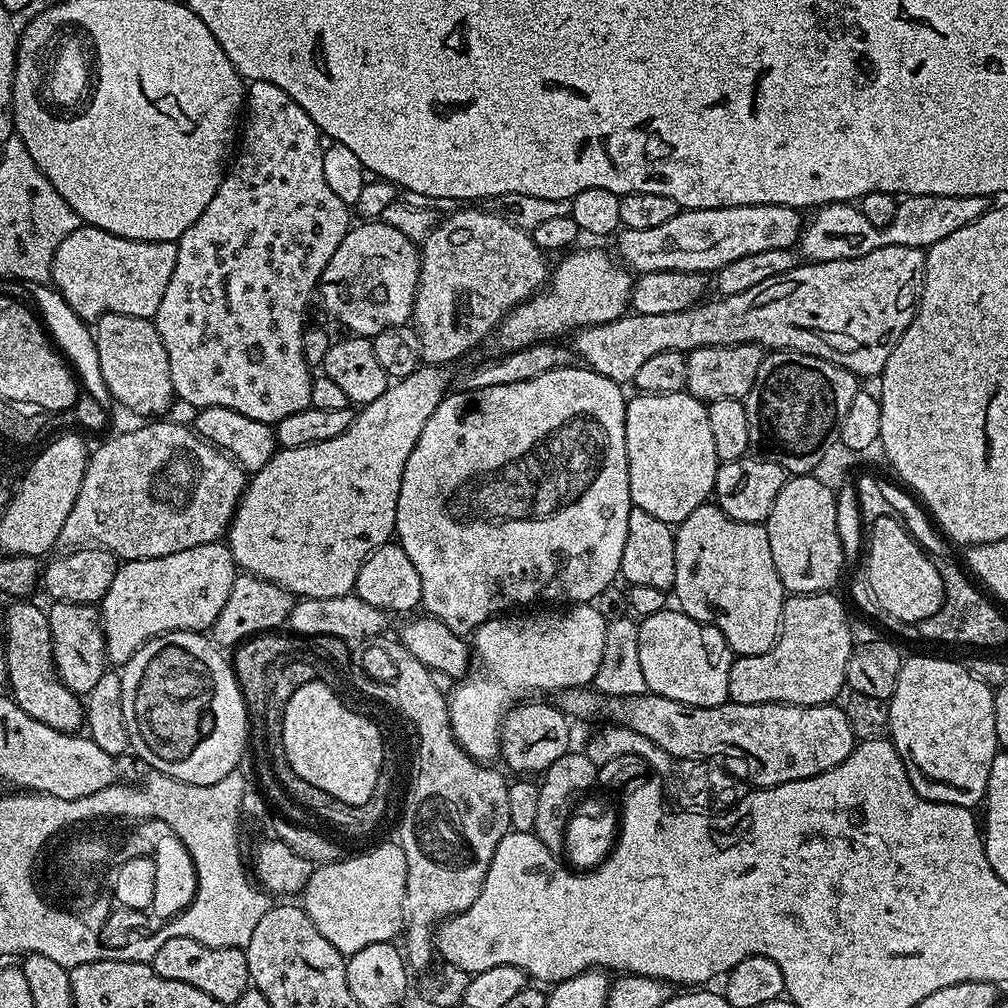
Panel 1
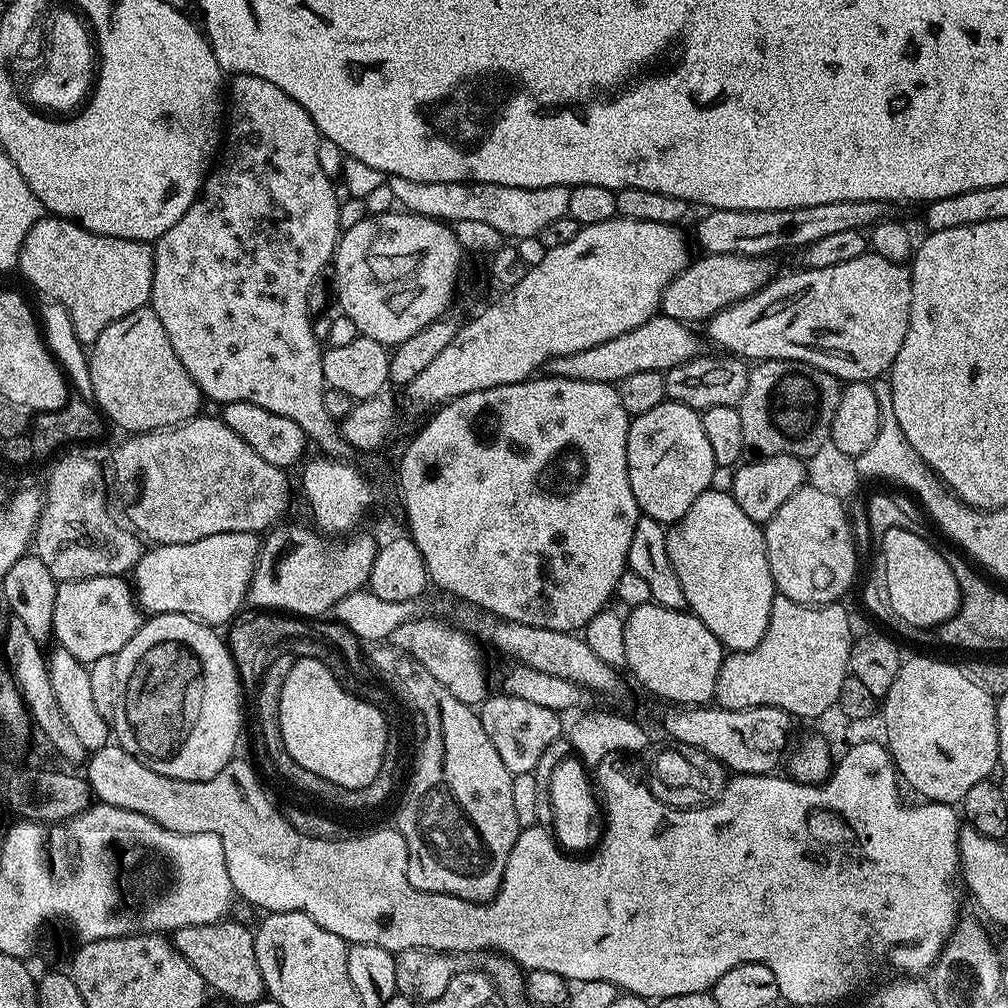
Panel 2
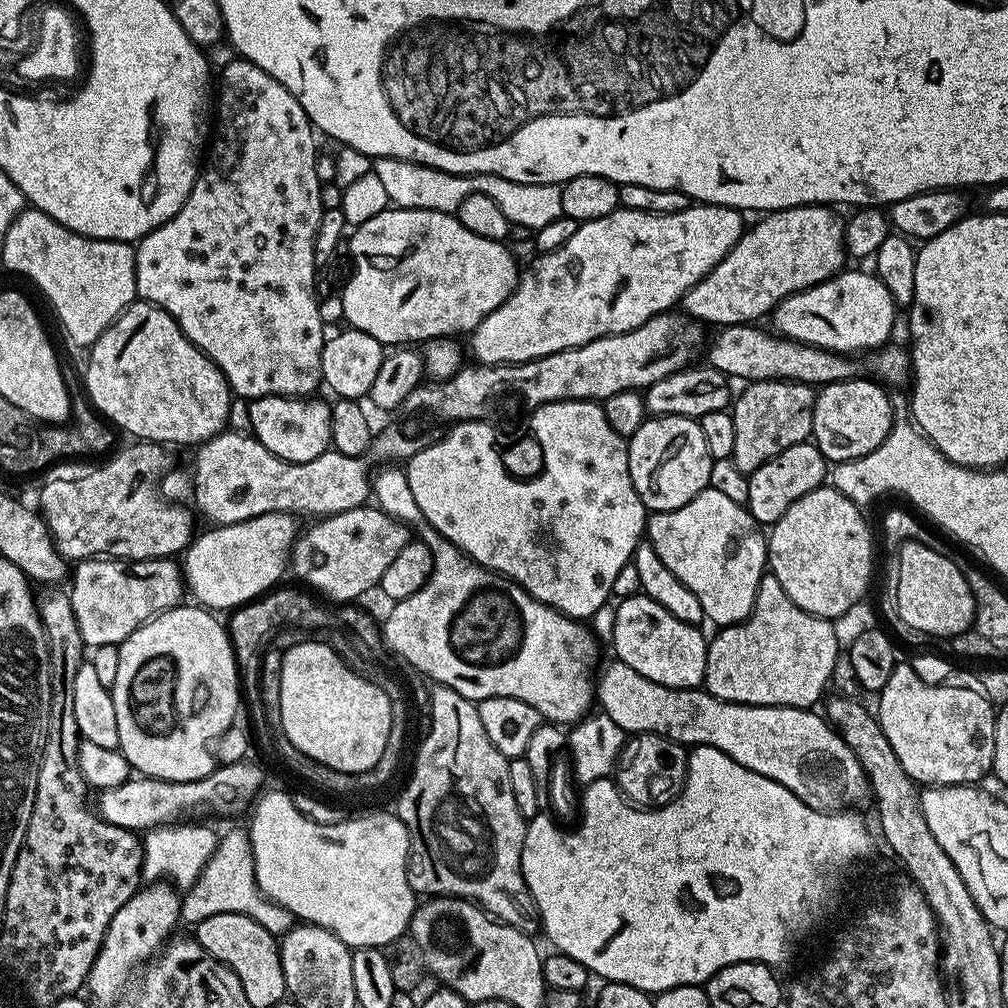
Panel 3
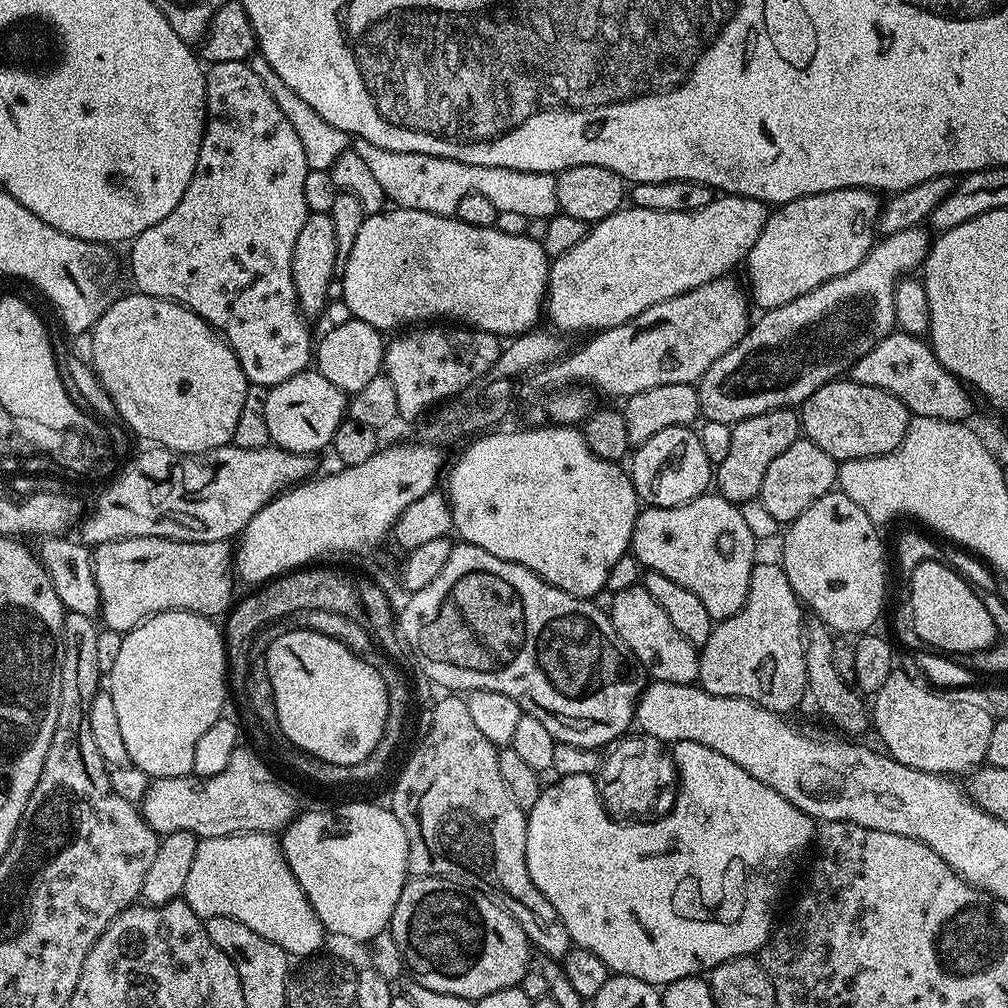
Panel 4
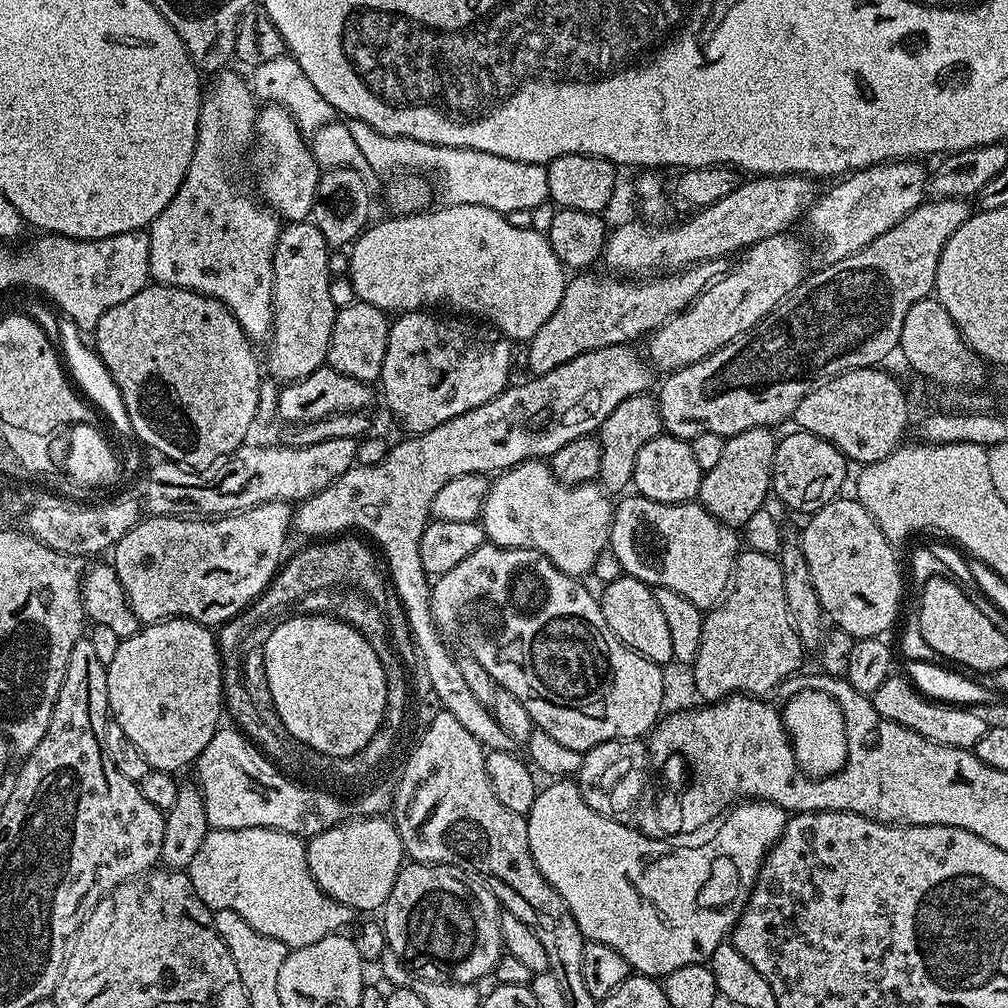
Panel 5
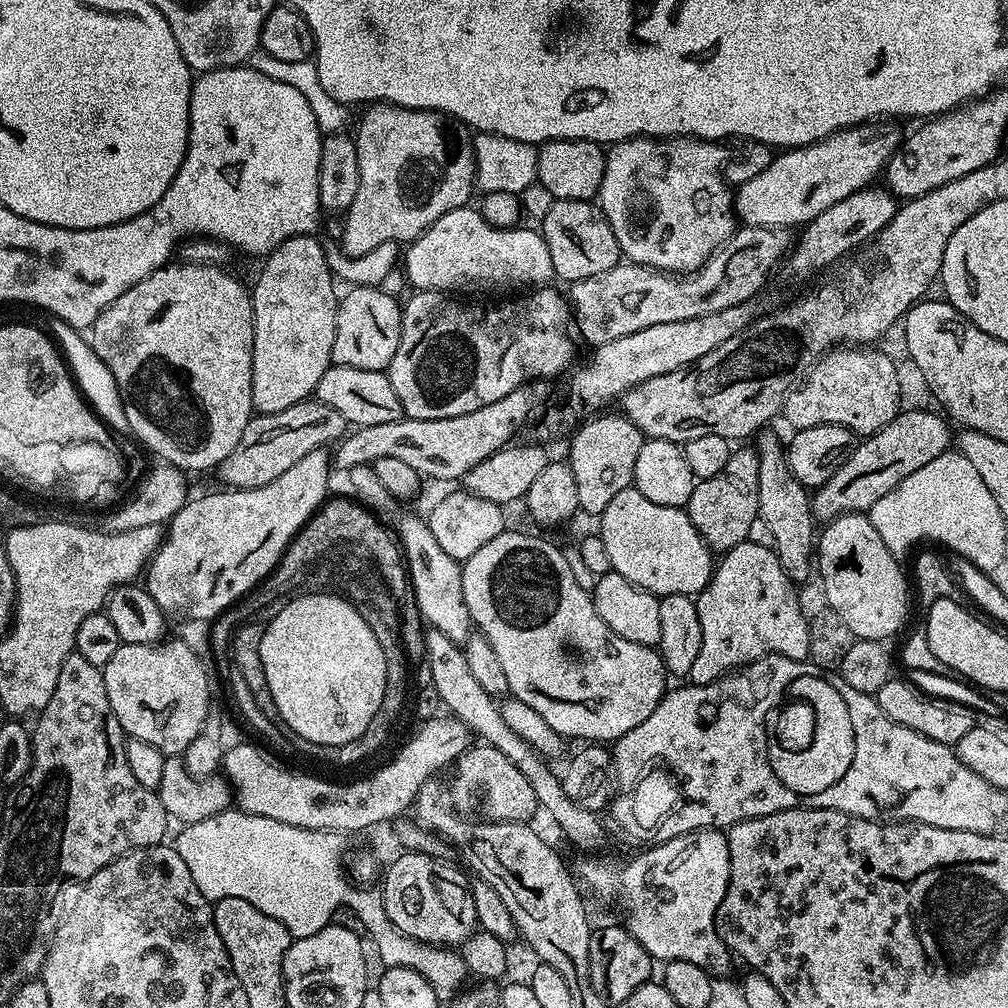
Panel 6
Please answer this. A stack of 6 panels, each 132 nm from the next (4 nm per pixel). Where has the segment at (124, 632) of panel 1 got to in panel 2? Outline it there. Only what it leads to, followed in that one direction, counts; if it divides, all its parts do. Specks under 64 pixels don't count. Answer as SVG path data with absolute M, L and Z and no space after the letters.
M231 532L210 534L210 538L198 538L198 542L149 547L134 569L136 602L148 614L182 614L209 626L227 625L241 611L239 608L245 607L261 543L261 537L255 532Z

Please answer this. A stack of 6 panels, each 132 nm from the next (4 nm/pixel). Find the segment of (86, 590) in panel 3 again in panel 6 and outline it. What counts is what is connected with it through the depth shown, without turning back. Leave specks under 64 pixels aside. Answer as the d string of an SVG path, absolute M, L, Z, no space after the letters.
M327 447L310 450L306 458L294 462L290 470L278 474L274 482L266 482L266 486L208 492L197 500L196 497L189 499L182 510L178 510L178 514L174 514L174 518L168 521L159 549L152 555L146 569L148 593L154 602L158 602L165 617L211 622L265 580L297 532L329 499L328 464L330 468L330 452Z

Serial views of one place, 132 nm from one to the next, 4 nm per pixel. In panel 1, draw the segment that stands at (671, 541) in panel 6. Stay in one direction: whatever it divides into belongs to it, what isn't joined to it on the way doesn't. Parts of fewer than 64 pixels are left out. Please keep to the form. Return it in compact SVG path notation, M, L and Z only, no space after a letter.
M706 502L690 514L690 518L675 525L674 582L679 611L694 618L700 624L712 624L726 638L728 647L736 656L753 656L770 650L780 635L780 619L786 593L774 570L774 558L770 554L770 538L764 524L747 524L730 518L715 503Z

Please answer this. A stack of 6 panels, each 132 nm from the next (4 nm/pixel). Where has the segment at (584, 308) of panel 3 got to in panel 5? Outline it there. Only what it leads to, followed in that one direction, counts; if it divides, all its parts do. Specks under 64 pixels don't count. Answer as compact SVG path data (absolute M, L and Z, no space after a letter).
M757 176L755 178L745 179L736 187L734 194L726 194L726 198L722 198L718 202L714 202L708 208L699 209L689 220L684 220L681 224L676 224L673 228L643 228L640 224L620 224L617 228L613 227L608 233L608 240L604 244L604 255L602 257L602 264L605 264L605 269L611 270L616 274L664 274L677 271L681 268L688 268L692 264L699 264L701 260L722 260L731 257L731 252L739 253L741 250L751 248L752 245L762 242L762 238L770 238L771 236L778 236L789 231L788 228L796 219L803 217L811 208L818 195L818 188L815 188L813 181L807 176Z

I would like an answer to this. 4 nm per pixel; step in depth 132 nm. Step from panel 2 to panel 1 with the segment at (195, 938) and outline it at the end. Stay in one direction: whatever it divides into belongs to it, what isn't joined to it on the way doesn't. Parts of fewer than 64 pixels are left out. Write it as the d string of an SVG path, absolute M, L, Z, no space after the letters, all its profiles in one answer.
M169 938L159 948L158 954L154 954L150 963L158 974L162 974L162 978L198 986L202 994L210 994L210 998L225 1006L238 1002L238 998L242 998L250 986L248 963L242 948L211 948L202 946L202 942L194 942L194 938Z

